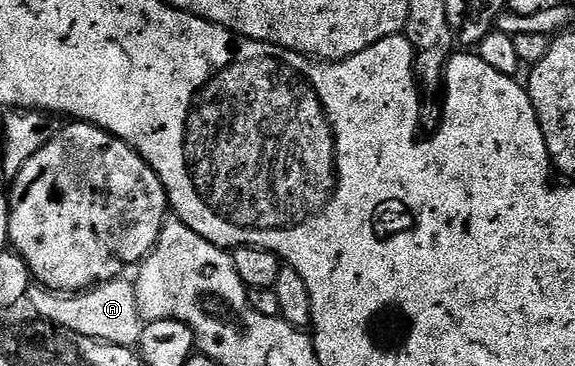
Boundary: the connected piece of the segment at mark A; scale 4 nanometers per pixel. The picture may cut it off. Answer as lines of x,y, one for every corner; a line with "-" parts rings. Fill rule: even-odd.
125,278
110,280
82,293
54,294
32,284
24,299
38,319
50,322
54,327
65,328
70,335
81,335
111,345
136,347
143,329
143,320
136,306
134,283

